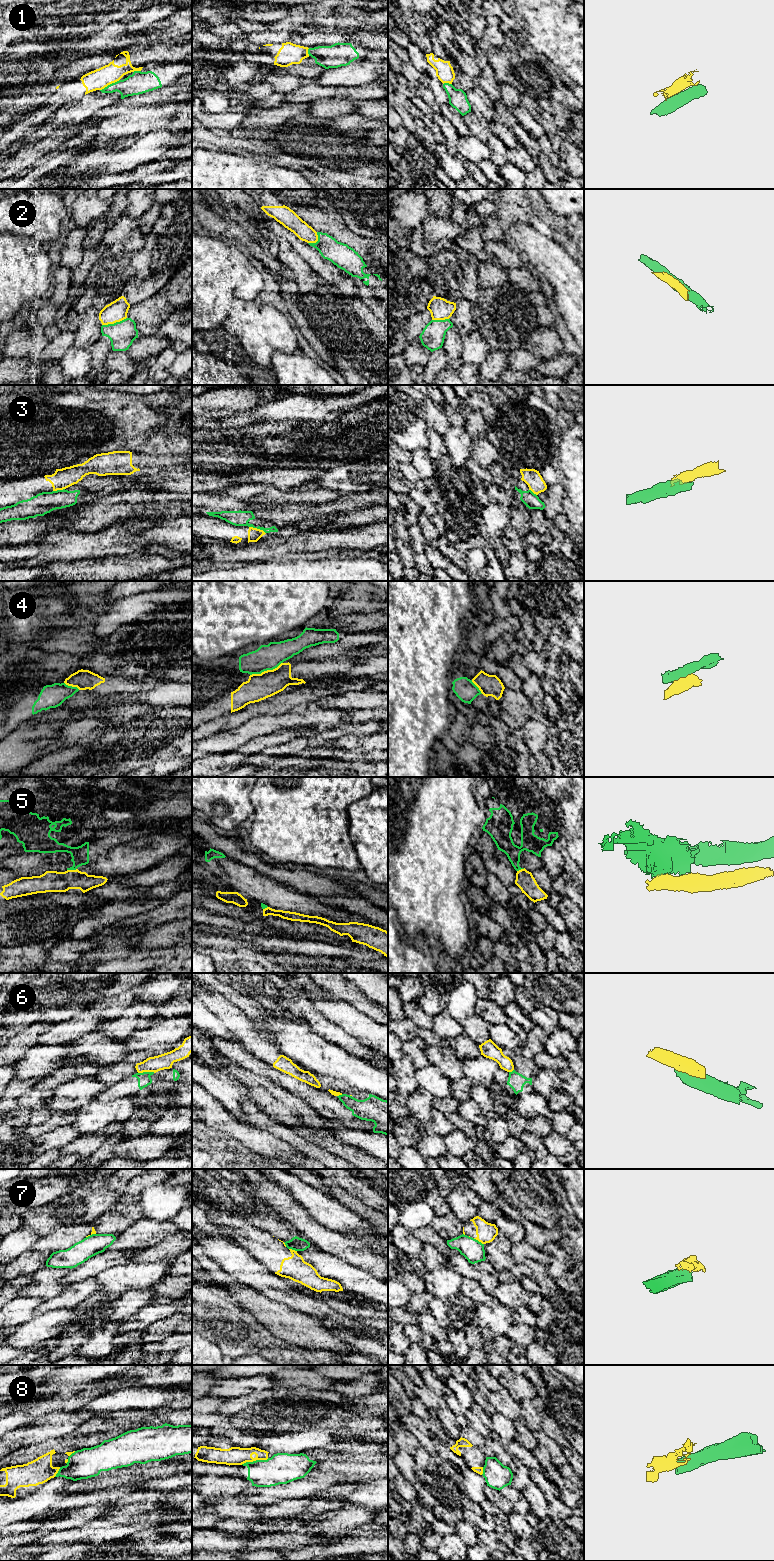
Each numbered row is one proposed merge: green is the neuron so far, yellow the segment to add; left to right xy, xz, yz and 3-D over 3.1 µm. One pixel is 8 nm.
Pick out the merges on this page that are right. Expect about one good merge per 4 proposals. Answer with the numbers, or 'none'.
none

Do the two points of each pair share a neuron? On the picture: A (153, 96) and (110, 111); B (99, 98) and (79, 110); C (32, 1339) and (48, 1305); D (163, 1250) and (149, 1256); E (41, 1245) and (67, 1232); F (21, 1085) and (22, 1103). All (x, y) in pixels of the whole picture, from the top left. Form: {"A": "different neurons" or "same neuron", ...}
{"A": "same neuron", "B": "same neuron", "C": "different neurons", "D": "same neuron", "E": "same neuron", "F": "same neuron"}

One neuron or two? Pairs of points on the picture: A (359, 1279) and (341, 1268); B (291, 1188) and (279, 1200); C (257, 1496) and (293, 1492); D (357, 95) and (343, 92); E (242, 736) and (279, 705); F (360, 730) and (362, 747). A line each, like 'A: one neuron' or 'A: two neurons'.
A: one neuron
B: two neurons
C: one neuron
D: one neuron
E: two neurons
F: two neurons

